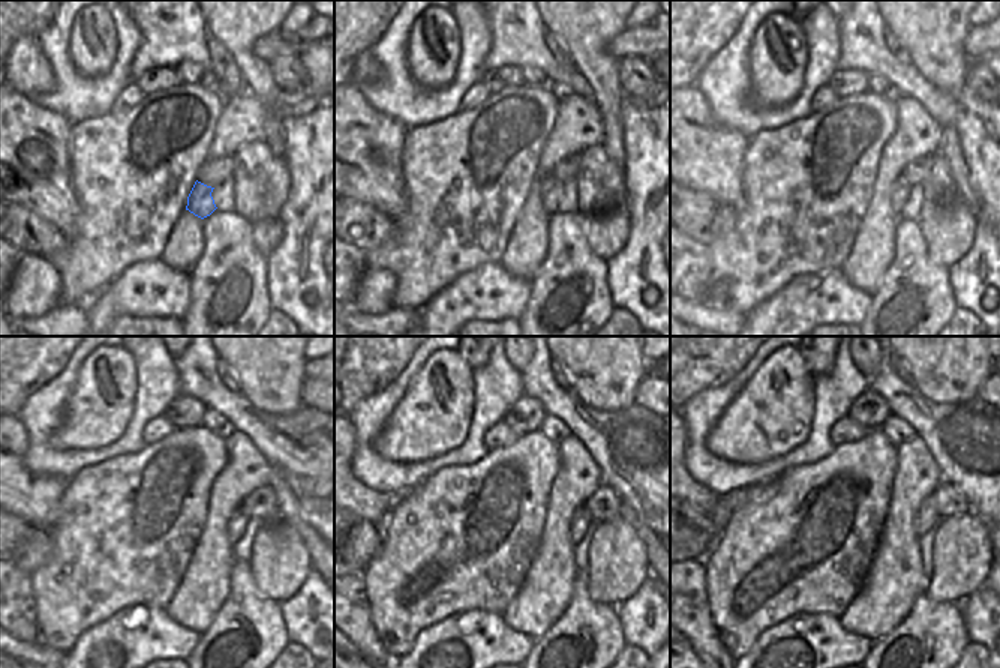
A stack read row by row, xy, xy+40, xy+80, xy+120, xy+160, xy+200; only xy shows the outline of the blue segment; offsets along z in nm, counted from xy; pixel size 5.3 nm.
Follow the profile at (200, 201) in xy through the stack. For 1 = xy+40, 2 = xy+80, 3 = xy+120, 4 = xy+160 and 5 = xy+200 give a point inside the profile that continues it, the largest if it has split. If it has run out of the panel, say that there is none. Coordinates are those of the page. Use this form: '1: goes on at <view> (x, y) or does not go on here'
1: goes on at xy+40 (550, 189)
2: goes on at xy+80 (900, 191)
3: goes on at xy+120 (237, 524)
4: goes on at xy+160 (580, 520)
5: goes on at xy+200 (927, 518)

